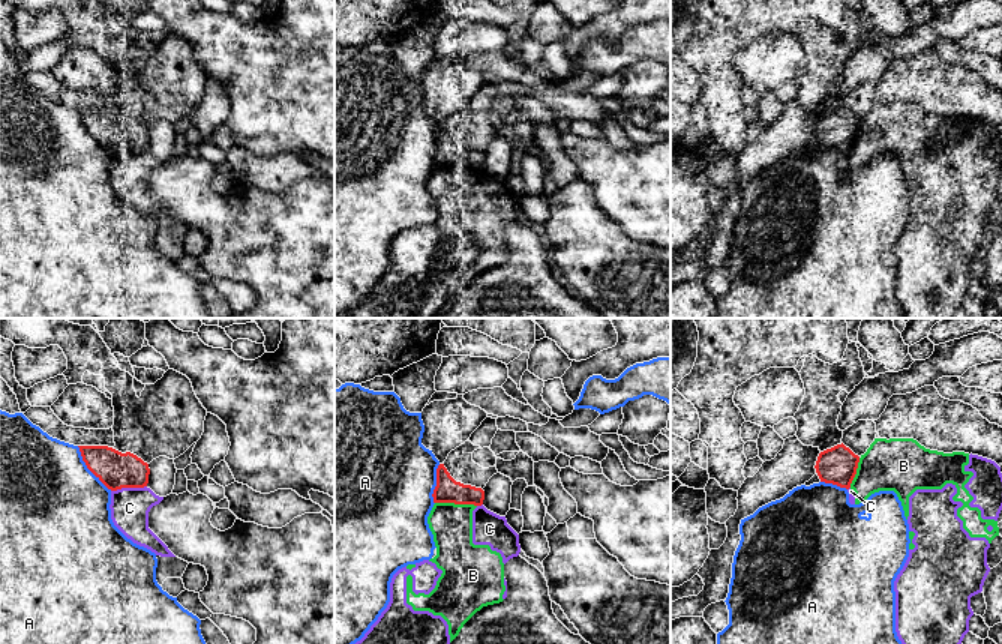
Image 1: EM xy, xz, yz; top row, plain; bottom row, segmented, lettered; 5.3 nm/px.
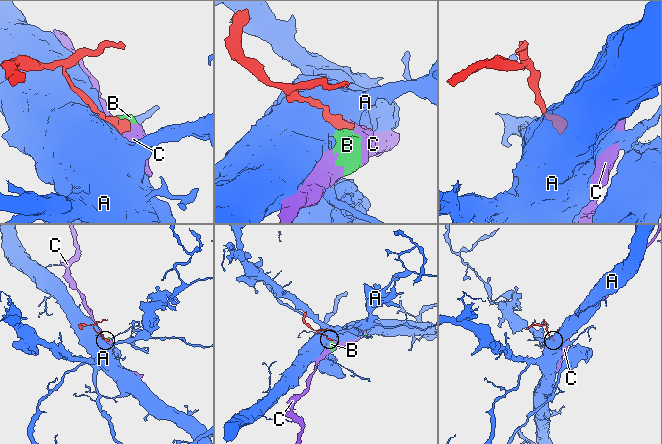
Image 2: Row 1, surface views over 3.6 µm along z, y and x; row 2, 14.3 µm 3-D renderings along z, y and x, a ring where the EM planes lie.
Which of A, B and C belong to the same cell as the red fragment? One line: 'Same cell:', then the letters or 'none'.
Same cell: none

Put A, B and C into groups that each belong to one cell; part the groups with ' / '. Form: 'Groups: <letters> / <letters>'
Groups: A / B C

